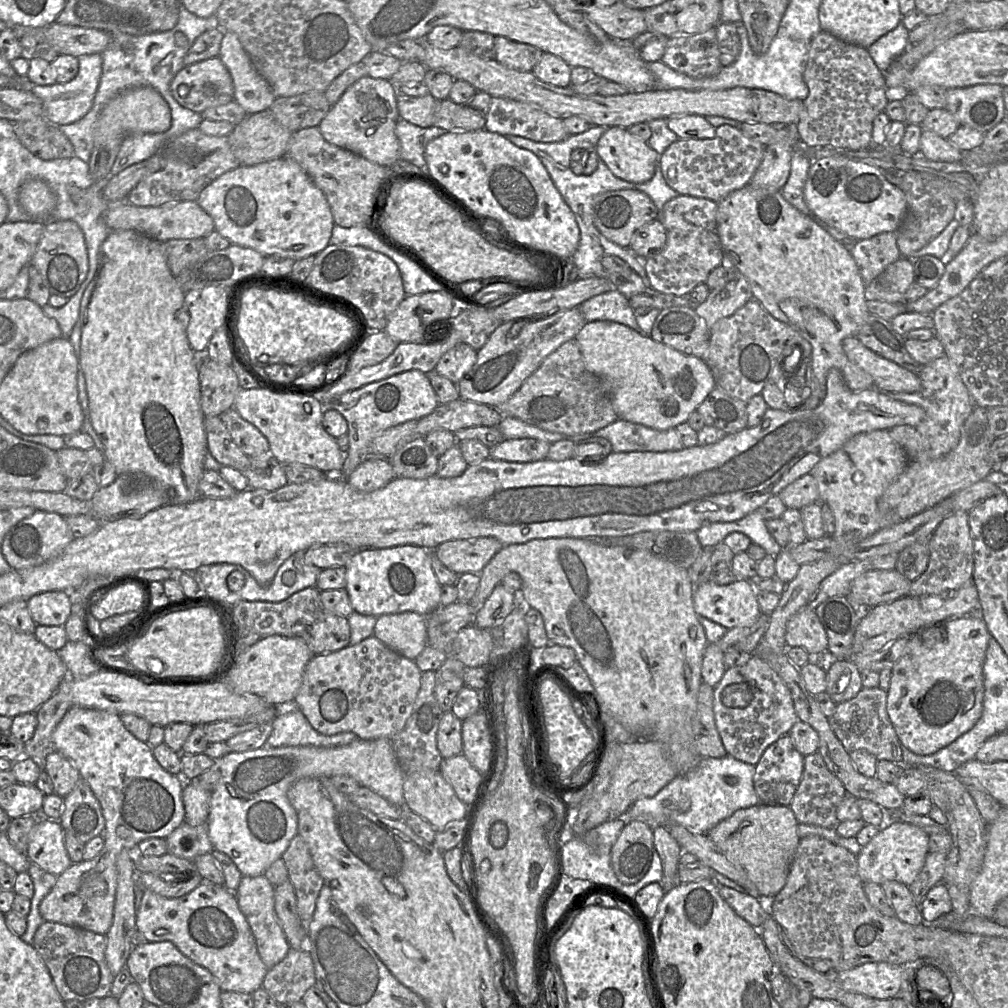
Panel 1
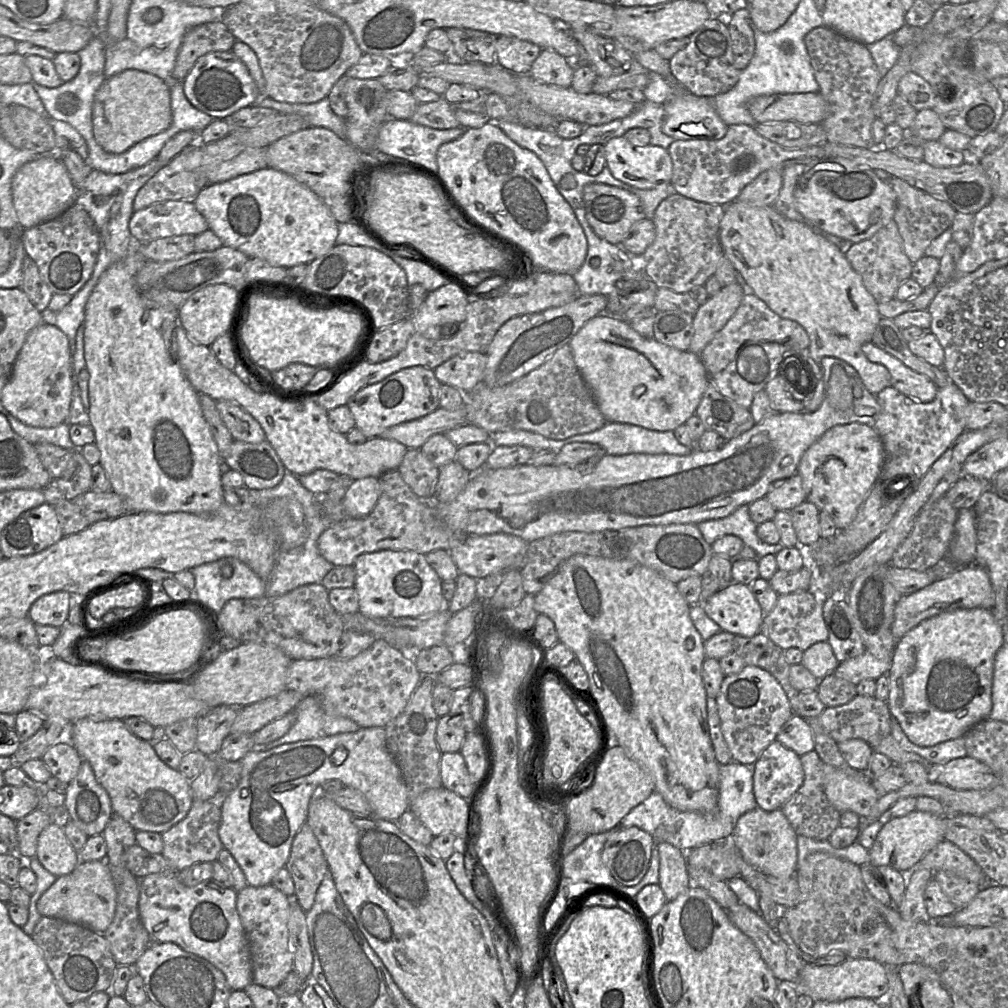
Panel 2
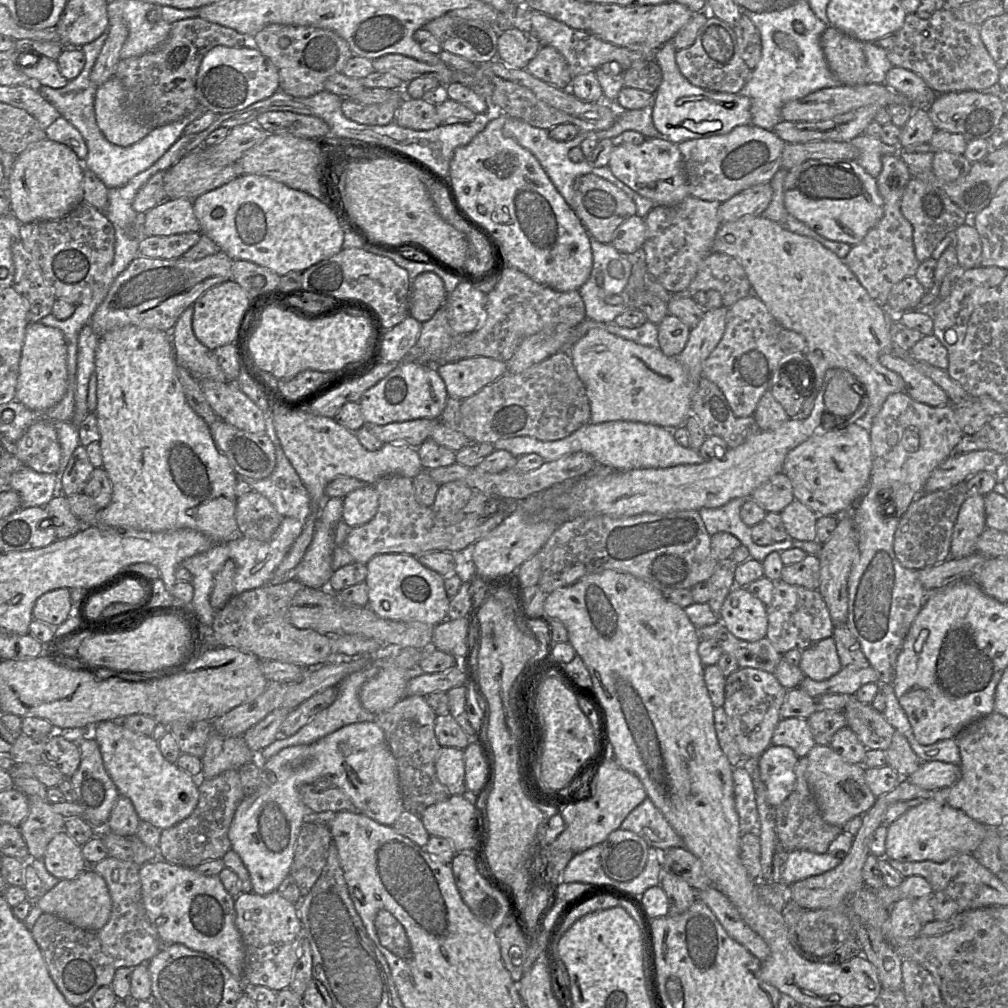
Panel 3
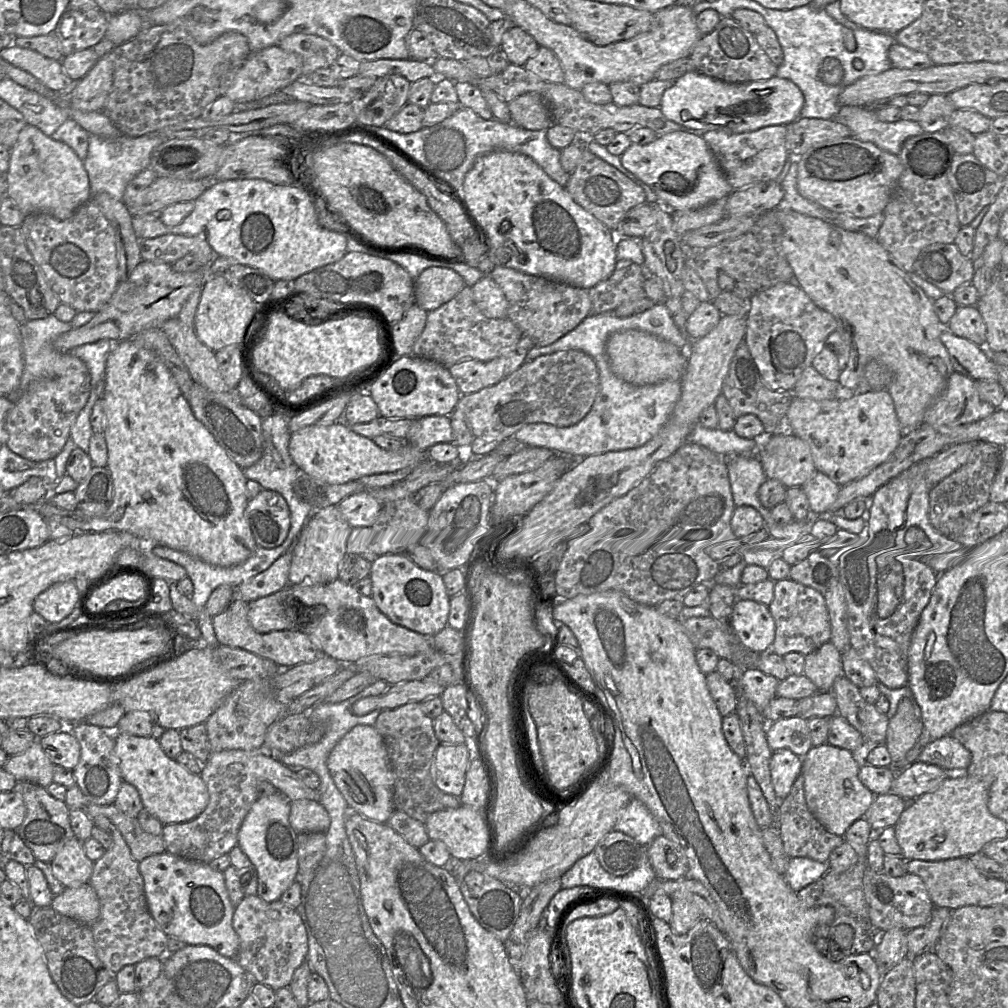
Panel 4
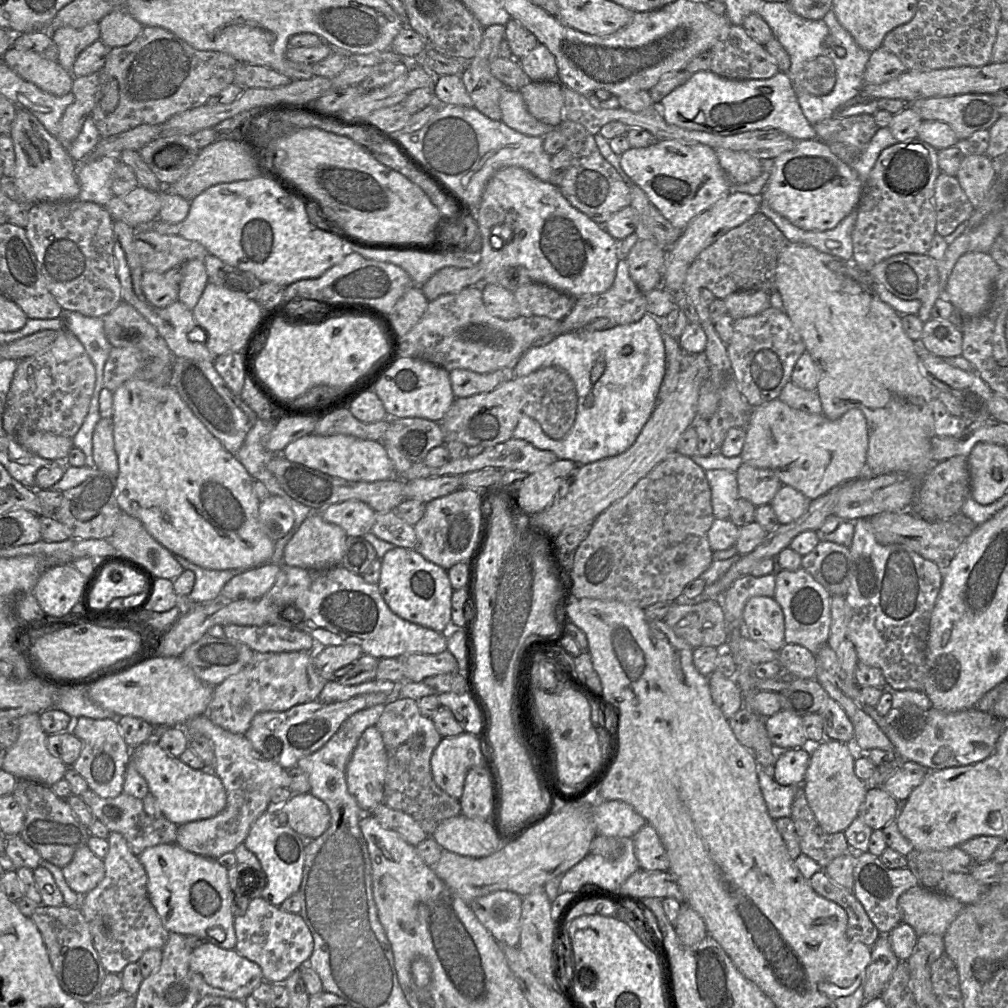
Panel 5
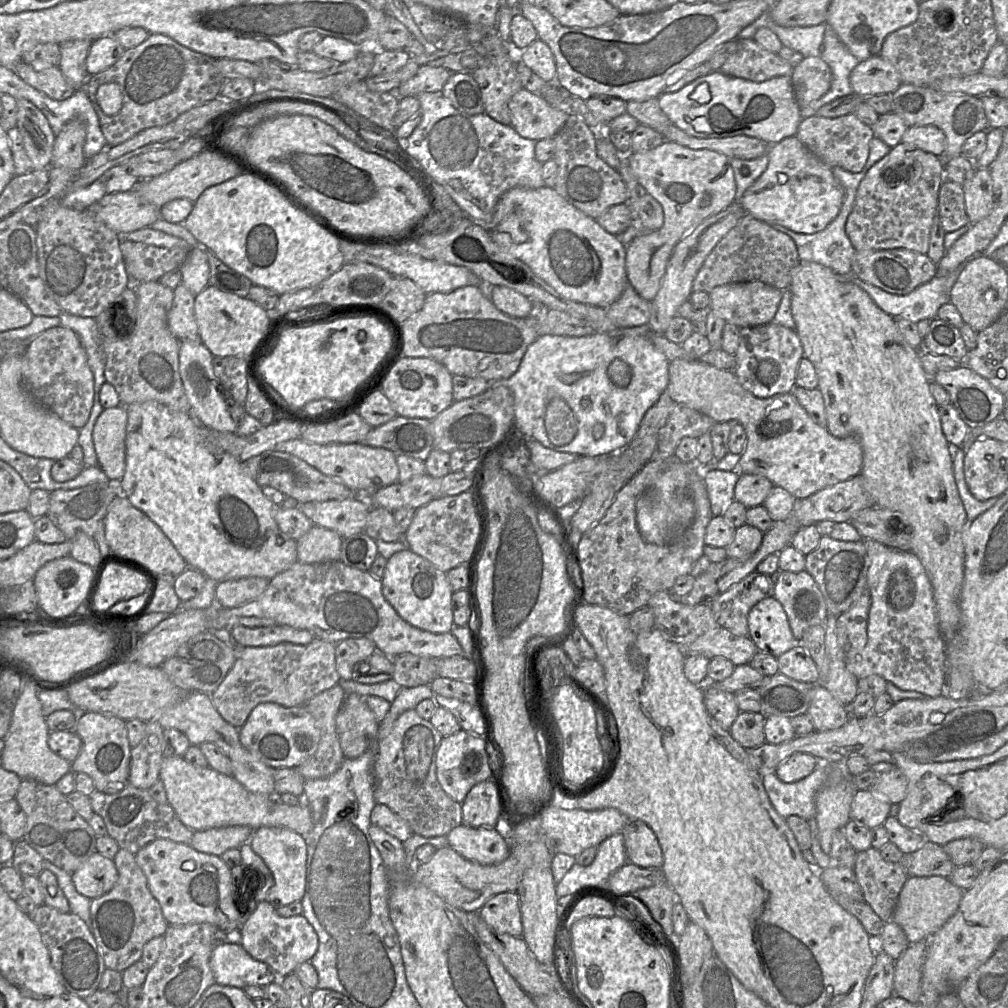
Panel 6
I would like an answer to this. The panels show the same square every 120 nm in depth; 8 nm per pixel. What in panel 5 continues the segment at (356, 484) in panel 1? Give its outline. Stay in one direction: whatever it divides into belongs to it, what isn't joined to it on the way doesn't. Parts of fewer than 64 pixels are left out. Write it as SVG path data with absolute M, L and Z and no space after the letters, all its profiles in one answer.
M347 500L314 511L327 522L340 526L348 537L363 537L370 532L377 515L368 504L359 500Z

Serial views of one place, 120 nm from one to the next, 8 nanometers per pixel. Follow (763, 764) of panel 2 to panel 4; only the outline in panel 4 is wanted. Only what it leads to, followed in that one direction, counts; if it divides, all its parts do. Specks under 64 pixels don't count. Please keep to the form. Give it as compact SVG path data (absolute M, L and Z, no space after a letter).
M789 749L774 751L770 760L770 772L774 791L779 800L790 793L797 777L801 774L803 758Z

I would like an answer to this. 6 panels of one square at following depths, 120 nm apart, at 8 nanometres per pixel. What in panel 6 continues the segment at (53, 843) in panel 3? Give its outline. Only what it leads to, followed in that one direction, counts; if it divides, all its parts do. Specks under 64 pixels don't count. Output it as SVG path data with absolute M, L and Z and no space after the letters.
M99 852L93 853L71 875L76 890L89 899L108 893L118 880L118 871L113 860L104 857Z

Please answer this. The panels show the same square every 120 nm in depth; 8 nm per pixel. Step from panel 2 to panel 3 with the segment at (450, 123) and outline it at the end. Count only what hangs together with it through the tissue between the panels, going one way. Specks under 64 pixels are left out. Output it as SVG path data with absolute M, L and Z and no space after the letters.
M404 97L394 122L404 128L427 131L439 126L436 106L422 99Z

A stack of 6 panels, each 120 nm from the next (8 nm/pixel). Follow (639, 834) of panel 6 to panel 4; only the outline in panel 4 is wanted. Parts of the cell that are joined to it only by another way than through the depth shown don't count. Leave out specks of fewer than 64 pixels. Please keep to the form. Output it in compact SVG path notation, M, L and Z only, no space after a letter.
M664 835L656 837L647 851L657 878L677 880L687 877L688 861L682 849Z

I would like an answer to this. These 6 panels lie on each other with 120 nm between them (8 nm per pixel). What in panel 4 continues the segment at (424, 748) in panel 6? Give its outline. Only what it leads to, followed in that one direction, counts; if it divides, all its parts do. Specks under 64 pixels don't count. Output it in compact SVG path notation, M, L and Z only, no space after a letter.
M410 702L395 709L382 710L374 727L381 735L392 763L395 811L402 811L425 823L436 811L462 805L458 797L444 793L433 782L431 763L440 741L435 736L433 719L424 714L421 703Z

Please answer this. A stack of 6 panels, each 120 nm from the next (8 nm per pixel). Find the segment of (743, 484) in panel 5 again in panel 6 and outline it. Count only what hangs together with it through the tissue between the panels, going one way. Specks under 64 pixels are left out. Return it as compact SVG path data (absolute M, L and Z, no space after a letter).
M740 473L734 487L734 500L746 508L762 505L773 486L762 475Z

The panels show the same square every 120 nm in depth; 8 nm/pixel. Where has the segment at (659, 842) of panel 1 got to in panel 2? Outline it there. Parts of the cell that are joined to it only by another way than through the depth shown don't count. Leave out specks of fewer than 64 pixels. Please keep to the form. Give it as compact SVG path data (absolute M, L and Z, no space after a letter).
M667 842L656 843L659 853L659 885L667 901L693 885L688 874L686 853Z

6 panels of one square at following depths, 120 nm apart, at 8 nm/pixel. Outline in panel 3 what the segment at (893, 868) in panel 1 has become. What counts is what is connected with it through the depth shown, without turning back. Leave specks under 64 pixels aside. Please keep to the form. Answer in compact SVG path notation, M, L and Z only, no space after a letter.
M925 799L925 802L909 808L888 825L885 858L899 862L930 860L942 863L960 853L972 854L982 842L985 833L986 825L969 817L962 810L945 802Z

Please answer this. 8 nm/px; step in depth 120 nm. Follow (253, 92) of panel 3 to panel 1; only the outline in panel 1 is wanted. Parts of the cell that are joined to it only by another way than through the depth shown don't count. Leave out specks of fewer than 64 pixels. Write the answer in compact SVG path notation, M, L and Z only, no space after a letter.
M213 57L184 66L172 79L170 92L183 107L202 113L209 107L226 104L232 101L234 87L230 73L225 65L219 57Z

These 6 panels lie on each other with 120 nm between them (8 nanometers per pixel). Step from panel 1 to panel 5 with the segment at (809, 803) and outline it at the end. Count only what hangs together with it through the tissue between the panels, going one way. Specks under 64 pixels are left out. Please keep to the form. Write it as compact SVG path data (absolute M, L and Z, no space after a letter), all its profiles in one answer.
M803 788L798 789L791 807L791 816L799 839L801 853L813 859L822 869L835 858L852 851L843 832L825 833L812 813Z

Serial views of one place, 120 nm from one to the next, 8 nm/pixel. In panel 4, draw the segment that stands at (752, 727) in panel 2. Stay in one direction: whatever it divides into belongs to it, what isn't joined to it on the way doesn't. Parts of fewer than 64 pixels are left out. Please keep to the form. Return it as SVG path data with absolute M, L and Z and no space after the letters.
M758 668L744 672L740 680L740 689L758 711L764 713L769 702L776 697L776 689L780 681Z

